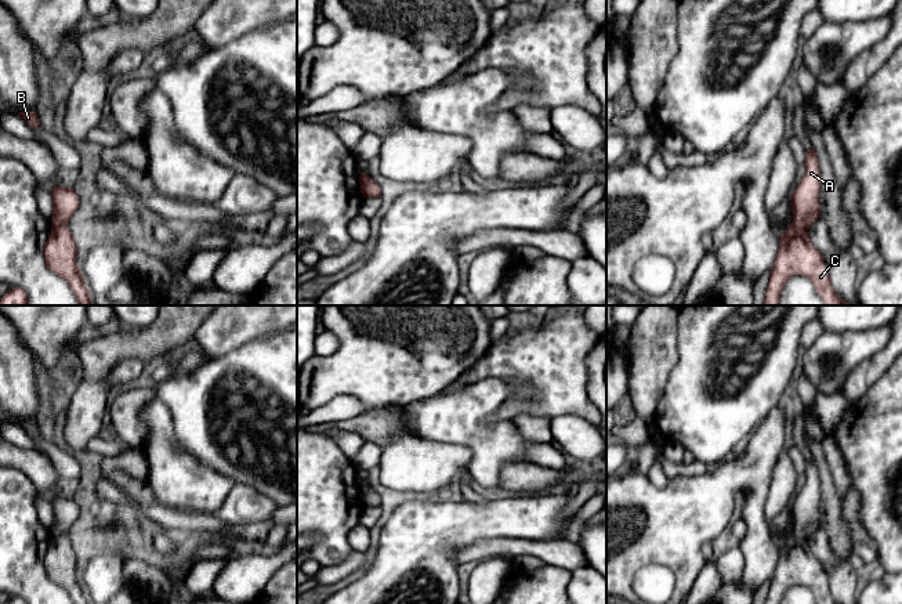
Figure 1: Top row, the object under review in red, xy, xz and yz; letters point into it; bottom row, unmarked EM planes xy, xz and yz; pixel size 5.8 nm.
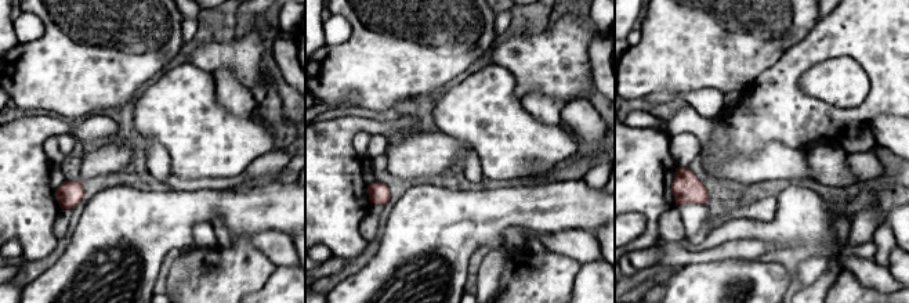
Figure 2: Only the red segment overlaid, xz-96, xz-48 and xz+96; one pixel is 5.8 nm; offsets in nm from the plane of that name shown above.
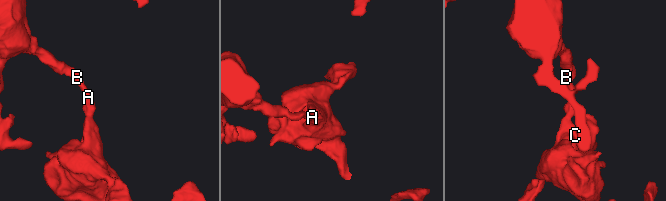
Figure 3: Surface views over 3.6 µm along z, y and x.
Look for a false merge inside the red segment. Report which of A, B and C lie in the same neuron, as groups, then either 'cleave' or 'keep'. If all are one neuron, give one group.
groups A B C; keep

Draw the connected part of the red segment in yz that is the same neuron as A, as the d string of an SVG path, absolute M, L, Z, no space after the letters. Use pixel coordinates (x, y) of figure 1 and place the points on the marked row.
M811 148L805 155L805 174L790 194L793 223L779 239L764 305L779 305L783 286L791 275L809 278L825 305L851 305L836 293L826 271L826 263L807 232L821 217L819 192L819 163Z

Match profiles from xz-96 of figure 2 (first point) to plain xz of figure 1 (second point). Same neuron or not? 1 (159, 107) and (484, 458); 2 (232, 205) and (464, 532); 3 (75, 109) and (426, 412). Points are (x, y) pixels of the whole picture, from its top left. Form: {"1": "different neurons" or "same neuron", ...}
{"1": "same neuron", "2": "same neuron", "3": "different neurons"}

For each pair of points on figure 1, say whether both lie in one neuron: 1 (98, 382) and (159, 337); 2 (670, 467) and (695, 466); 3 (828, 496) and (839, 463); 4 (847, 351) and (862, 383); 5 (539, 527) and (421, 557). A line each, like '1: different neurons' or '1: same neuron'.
1: same neuron
2: same neuron
3: different neurons
4: different neurons
5: same neuron

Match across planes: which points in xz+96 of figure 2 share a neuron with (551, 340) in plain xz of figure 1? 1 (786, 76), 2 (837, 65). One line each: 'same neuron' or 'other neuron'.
1: same neuron
2: other neuron

